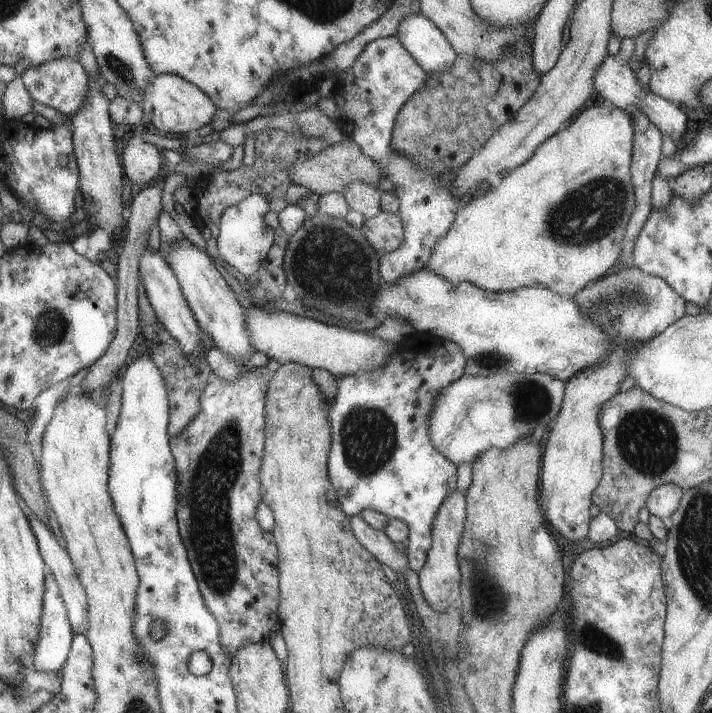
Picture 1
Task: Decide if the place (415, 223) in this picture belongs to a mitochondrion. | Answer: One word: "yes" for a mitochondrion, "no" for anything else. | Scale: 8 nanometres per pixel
no

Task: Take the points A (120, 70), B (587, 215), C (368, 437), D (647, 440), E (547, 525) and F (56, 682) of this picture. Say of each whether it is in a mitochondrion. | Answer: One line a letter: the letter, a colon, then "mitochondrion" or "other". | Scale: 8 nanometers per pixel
A: mitochondrion
B: mitochondrion
C: mitochondrion
D: mitochondrion
E: other
F: other

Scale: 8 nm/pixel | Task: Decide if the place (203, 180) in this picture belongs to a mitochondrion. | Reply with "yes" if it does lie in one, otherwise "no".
no

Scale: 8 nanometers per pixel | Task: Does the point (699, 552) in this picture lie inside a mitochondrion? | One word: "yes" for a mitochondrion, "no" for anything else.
yes

